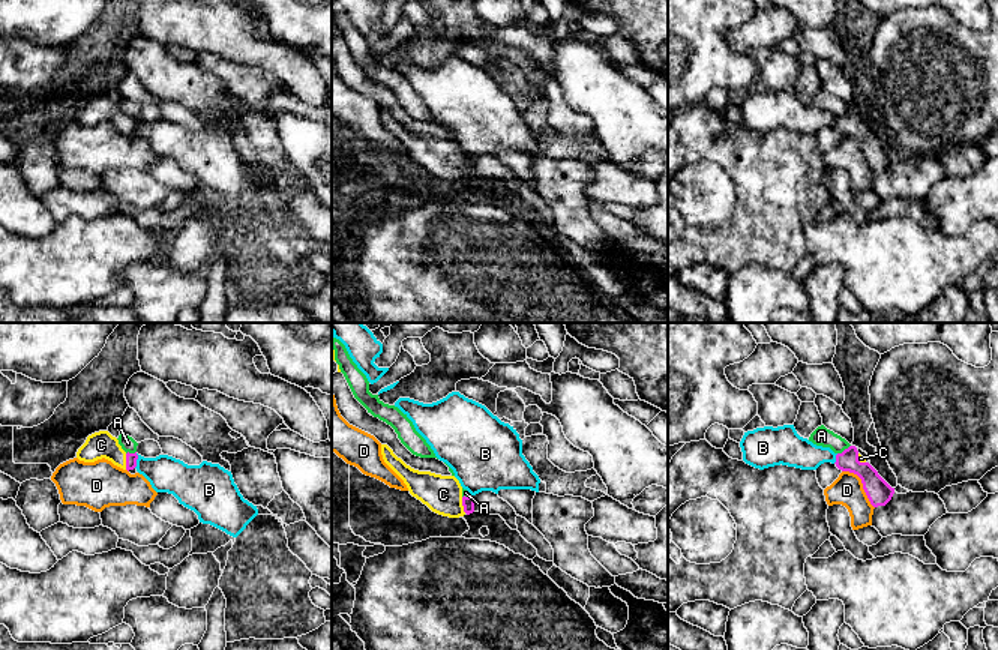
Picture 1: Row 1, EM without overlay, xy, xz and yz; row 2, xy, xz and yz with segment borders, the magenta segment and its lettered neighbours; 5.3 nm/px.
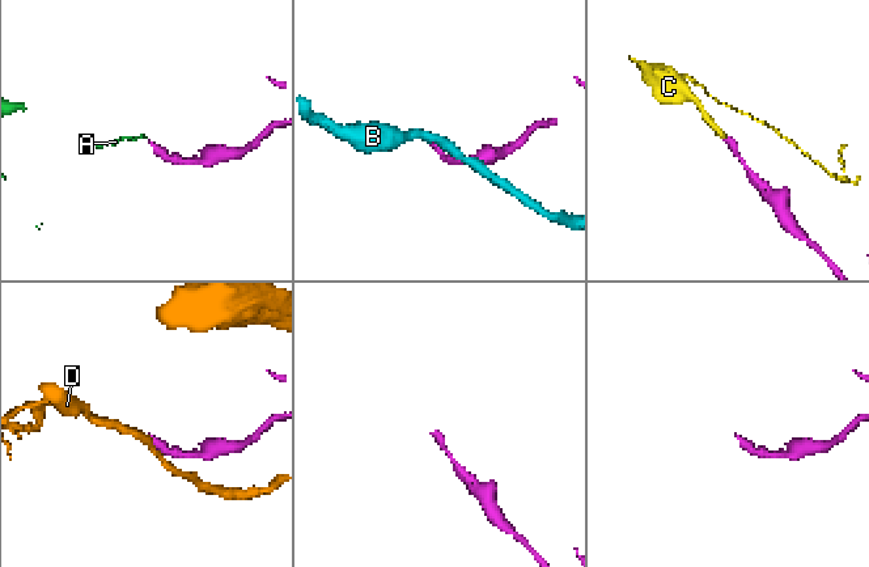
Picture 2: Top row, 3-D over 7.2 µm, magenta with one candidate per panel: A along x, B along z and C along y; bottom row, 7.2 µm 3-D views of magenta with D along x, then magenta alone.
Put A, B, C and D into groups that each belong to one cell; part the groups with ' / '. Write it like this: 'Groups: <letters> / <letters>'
Groups: A / B / C / D

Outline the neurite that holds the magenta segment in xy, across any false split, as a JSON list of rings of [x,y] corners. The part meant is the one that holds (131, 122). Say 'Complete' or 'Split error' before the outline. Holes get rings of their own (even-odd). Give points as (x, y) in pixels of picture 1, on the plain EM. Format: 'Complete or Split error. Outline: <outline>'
Split error. Outline: [[[99,95],[87,101],[86,107],[78,113],[77,122],[84,126],[95,126],[105,122],[129,135],[137,131],[138,119],[137,116],[126,117],[116,101],[108,95]]]

